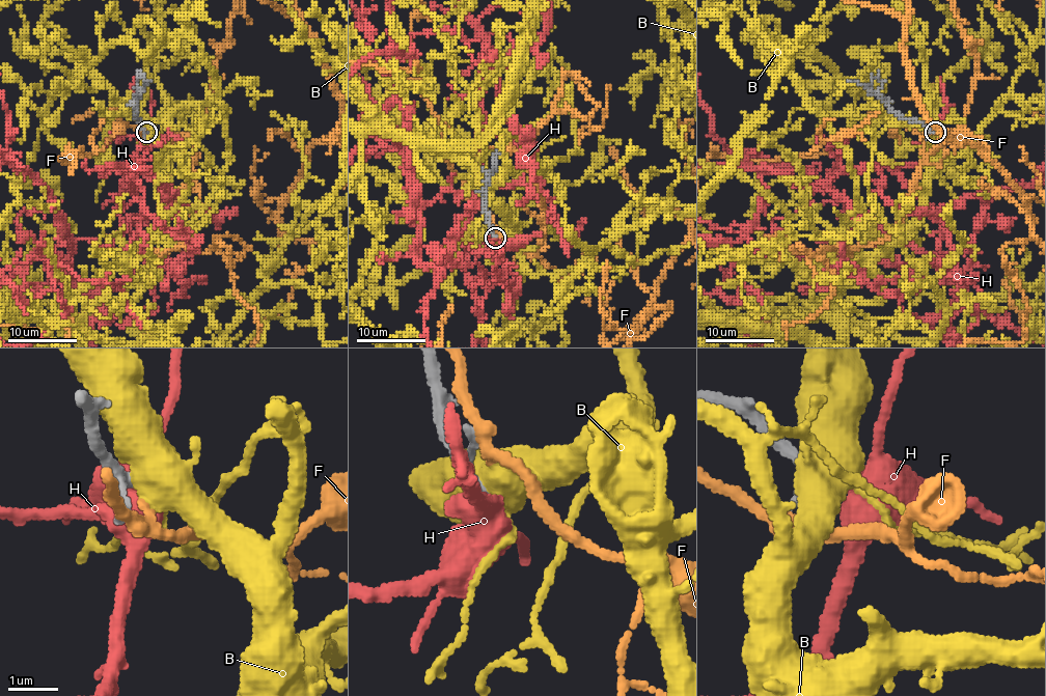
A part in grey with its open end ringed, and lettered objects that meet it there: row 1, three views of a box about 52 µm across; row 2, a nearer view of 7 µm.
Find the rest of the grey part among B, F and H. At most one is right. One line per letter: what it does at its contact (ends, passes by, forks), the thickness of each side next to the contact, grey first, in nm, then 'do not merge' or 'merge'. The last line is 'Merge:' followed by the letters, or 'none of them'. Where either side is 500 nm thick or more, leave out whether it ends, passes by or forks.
B: 200/550 nm | do not merge
F: it passes by | 100/280 nm | do not merge
H: 190/550 nm | merge
Merge: H

